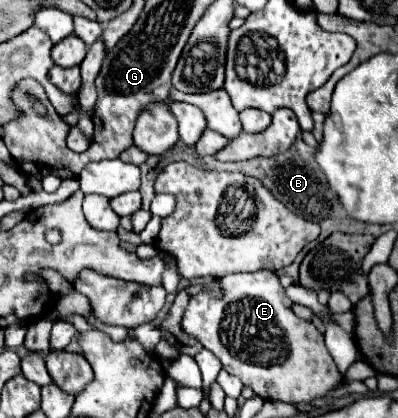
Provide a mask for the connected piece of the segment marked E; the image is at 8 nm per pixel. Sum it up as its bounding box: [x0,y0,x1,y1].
[182,270,344,402]

